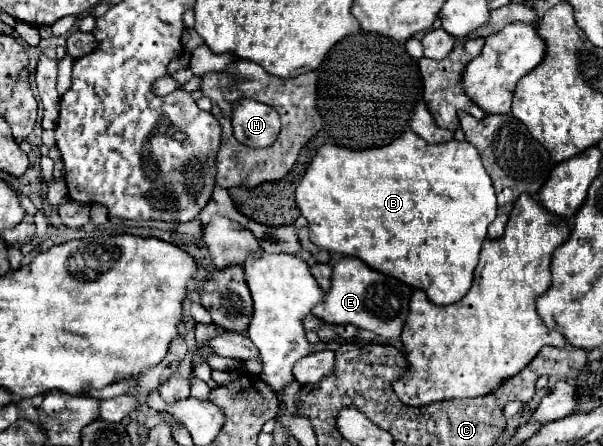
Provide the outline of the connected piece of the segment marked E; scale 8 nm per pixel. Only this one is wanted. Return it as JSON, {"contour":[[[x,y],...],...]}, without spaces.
{"contour":[[[342,257],[332,267],[332,285],[322,303],[312,309],[312,315],[318,317],[322,323],[352,323],[360,329],[368,329],[380,335],[382,339],[398,339],[404,327],[404,319],[408,315],[412,291],[412,287],[400,283],[398,279],[372,271],[364,261],[356,257]]]}

